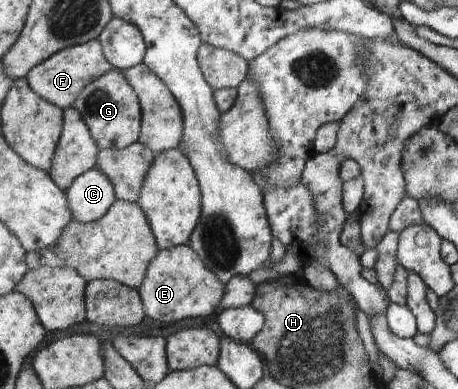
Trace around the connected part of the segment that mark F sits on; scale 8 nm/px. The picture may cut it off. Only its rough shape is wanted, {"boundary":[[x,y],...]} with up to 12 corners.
{"boundary":[[99,39],[66,48],[27,76],[62,111],[113,70]]}

